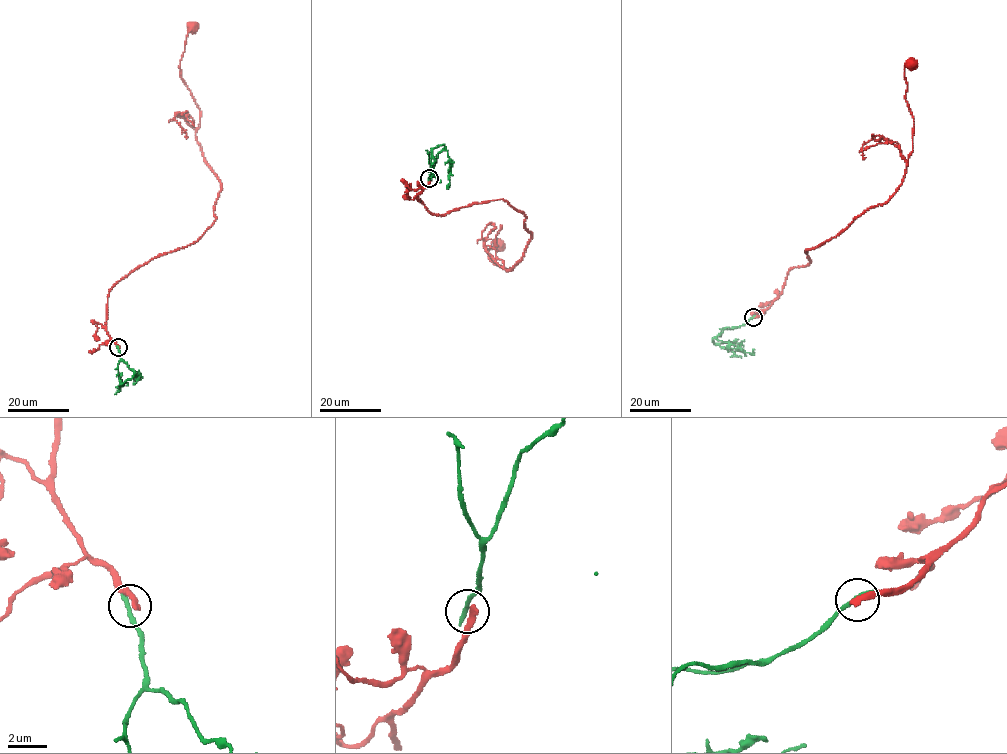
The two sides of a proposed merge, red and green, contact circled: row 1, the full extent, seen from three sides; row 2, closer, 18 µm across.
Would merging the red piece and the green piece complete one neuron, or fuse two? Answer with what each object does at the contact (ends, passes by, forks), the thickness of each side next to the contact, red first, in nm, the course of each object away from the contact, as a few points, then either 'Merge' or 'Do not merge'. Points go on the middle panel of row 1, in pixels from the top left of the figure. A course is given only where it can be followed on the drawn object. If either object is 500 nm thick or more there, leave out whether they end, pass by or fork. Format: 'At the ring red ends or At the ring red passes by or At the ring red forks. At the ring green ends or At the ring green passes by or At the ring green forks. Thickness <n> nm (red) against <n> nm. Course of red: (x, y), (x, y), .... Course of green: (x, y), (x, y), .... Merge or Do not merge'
At the ring red ends. At the ring green ends. Thickness 300 nm (red) against 280 nm. Course of red: (430, 178), (418, 196), (432, 213), (496, 200), (524, 214), (510, 270), (488, 257), (493, 239), (503, 249). Course of green: (429, 178), (443, 144), (432, 150), (430, 161), (431, 170), (439, 182). Do not merge

